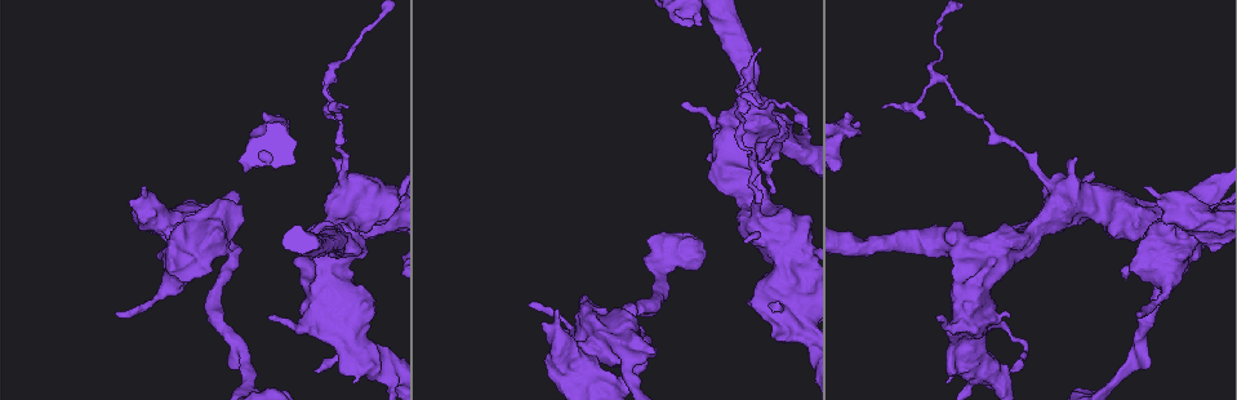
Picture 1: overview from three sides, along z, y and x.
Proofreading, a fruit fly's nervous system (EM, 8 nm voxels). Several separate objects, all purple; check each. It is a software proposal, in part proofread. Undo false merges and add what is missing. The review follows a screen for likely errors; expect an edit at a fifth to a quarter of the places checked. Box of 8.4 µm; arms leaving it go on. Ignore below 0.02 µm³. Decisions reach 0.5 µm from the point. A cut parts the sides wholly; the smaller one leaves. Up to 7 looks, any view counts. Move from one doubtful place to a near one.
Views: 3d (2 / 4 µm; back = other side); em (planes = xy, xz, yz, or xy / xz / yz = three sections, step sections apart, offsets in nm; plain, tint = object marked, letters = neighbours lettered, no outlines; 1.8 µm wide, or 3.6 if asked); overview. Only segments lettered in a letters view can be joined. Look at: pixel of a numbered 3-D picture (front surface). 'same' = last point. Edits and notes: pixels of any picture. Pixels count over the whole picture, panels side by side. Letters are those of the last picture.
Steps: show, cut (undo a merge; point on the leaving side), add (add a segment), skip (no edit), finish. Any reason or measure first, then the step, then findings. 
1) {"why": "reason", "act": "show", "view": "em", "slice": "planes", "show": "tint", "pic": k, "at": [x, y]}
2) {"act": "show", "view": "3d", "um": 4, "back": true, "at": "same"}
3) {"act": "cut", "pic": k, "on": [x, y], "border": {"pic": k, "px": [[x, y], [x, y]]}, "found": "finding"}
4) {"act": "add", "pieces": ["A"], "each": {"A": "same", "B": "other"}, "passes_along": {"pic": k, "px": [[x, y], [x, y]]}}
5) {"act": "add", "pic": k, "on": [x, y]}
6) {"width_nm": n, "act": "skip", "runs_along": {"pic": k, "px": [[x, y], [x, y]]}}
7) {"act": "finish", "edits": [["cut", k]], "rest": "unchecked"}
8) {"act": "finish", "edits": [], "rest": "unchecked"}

{"why": "calibre changes", "act": "show", "view": "3d", "um": 4, "pic": 1, "at": [1186, 238]}

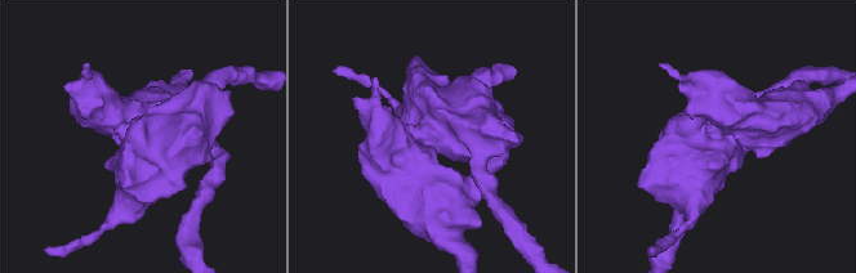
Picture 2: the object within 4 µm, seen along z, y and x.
{"why": "now the EM", "act": "show", "view": "em", "um": 3.6, "slice": "xz", "step": 8, "show": "tint", "pic": 2, "at": [721, 141]}

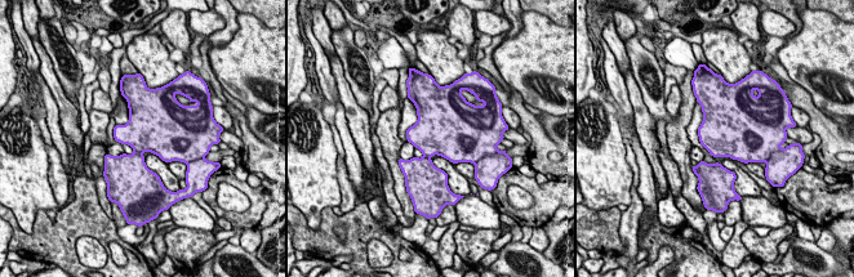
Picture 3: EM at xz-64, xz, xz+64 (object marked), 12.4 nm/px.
{"act": "show", "view": "em", "um": 3.6, "slice": "yz", "step": 8, "show": "letters", "at": "same"}

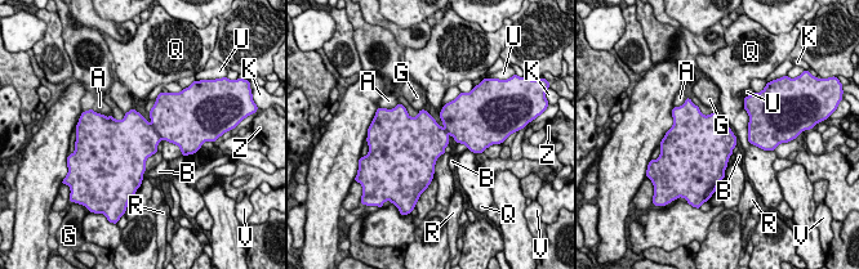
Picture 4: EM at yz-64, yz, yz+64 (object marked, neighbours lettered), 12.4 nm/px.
{"act": "cut", "pic": 4, "on": [170, 119], "each": {"A": "other", "B": "other", "G": "other", "K": "other", "Q": "other", "R": "other", "U": "other", "V": "other", "Z": "other"}, "border": {"pic": 4, "px": [[151, 125], [161, 138]]}, "found": "two neurons meet here"}

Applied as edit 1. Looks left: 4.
{"why": "tapers out", "act": "show", "view": "3d", "um": 4, "back": true, "pic": 1, "at": [1142, 313]}

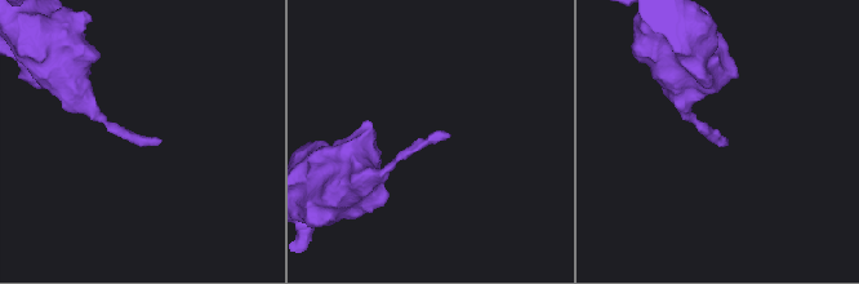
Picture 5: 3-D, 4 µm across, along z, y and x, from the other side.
{"why": "shape alone is not enough", "act": "show", "view": "em", "slice": "planes", "show": "tint", "pic": 5, "at": [449, 133]}

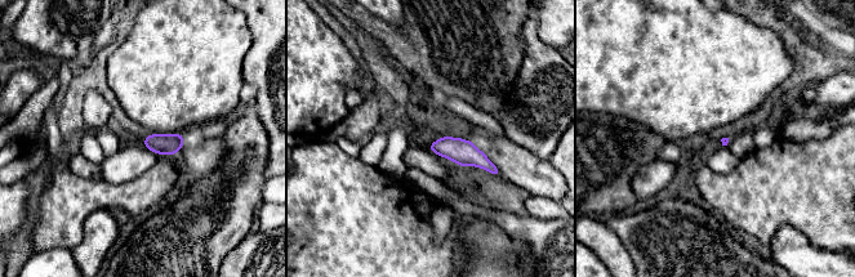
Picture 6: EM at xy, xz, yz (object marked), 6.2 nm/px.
{"why": "what lies round it", "act": "show", "view": "em", "slice": "planes", "show": "letters", "at": "same"}

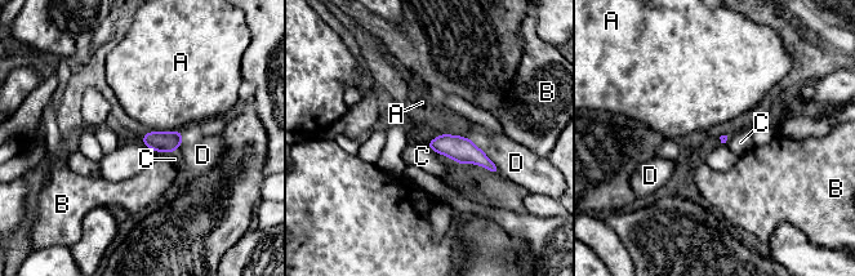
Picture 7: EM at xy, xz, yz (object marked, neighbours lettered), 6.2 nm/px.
{"longest_contact_nm": ["C", 260], "act": "skip", "each": {"A": "other", "B": "other", "C": "other", "D": "other"}, "runs_along": {"pic": 7, "px": [[432, 145], [457, 147], [493, 168]]}, "found": "none of them fits"}

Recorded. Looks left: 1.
{"why": "calibre changes", "act": "show", "view": "em", "slice": "planes", "show": "letters", "pic": 1, "at": [958, 324]}

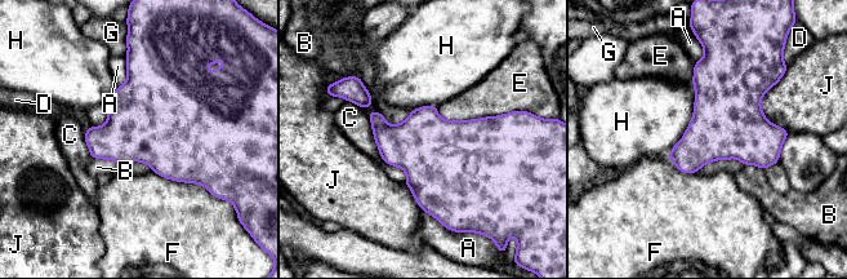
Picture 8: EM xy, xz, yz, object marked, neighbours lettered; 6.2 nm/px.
{"width_nm": 440, "act": "skip", "each": {"A": "other", "B": "other", "C": "other", "D": "other", "E": "other", "F": "other", "G": "other", "H": "other", "J": "other"}, "border": {"pic": 8, "px": [[692, 84], [692, 118], [667, 155]]}, "found": "one neuron here"}

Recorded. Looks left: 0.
{"act": "finish", "edits": [["cut", 4]], "rest": "unchecked"}

